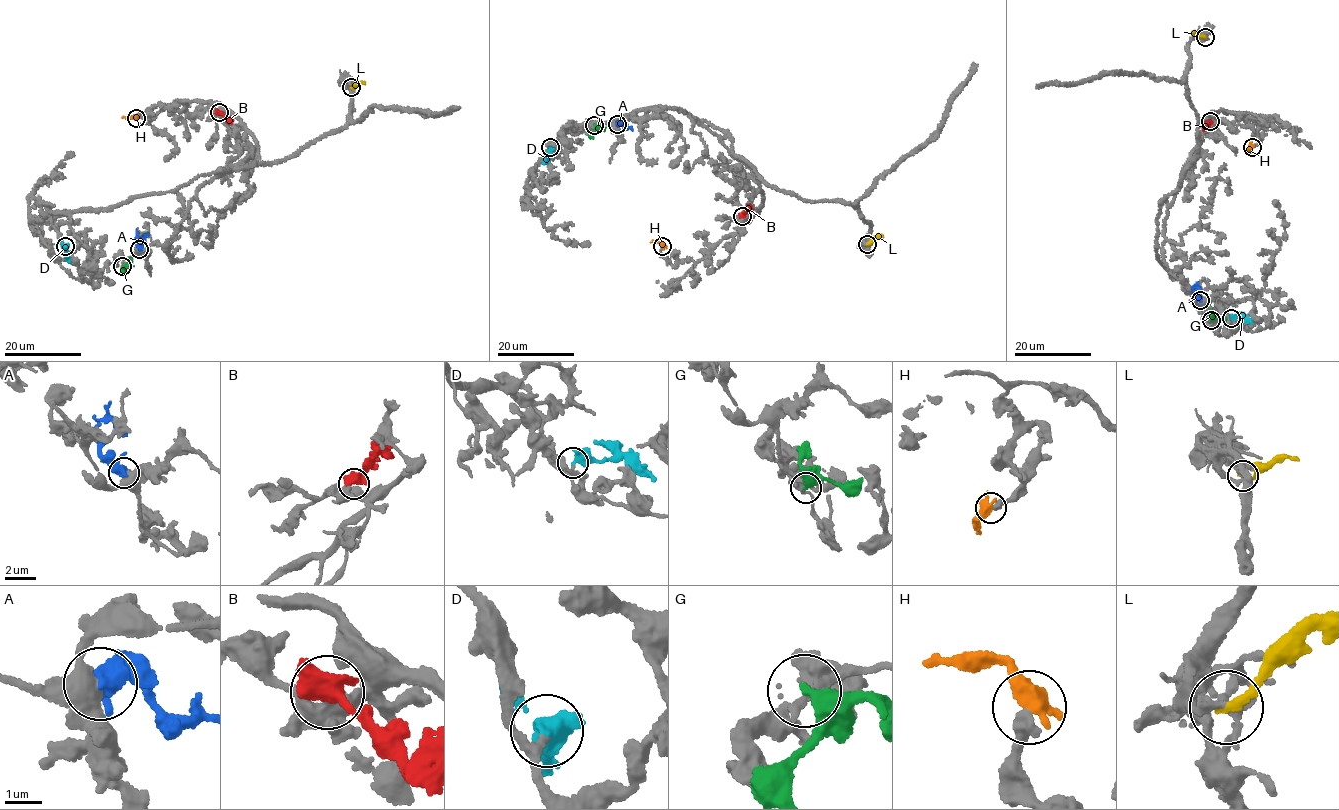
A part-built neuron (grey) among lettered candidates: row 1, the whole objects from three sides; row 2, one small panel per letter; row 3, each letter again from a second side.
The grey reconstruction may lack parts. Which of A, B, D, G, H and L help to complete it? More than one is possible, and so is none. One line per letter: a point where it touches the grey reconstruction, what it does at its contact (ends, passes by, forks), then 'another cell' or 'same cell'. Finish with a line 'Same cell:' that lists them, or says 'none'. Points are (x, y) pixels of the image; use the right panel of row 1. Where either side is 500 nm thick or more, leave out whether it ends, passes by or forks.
A: contact (1200, 300); another cell
B: contact (1210, 121); another cell
D: contact (1231, 318); same cell
G: contact (1211, 320); it ends; another cell
H: contact (1252, 147); another cell
L: contact (1205, 37); it ends; another cell
Same cell: D

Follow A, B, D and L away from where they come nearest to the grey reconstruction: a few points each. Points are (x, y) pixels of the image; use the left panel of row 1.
A: (139, 249), (137, 240), (149, 234)
B: (218, 113), (230, 123)
D: (66, 246), (70, 262)
L: (351, 87), (365, 83)

